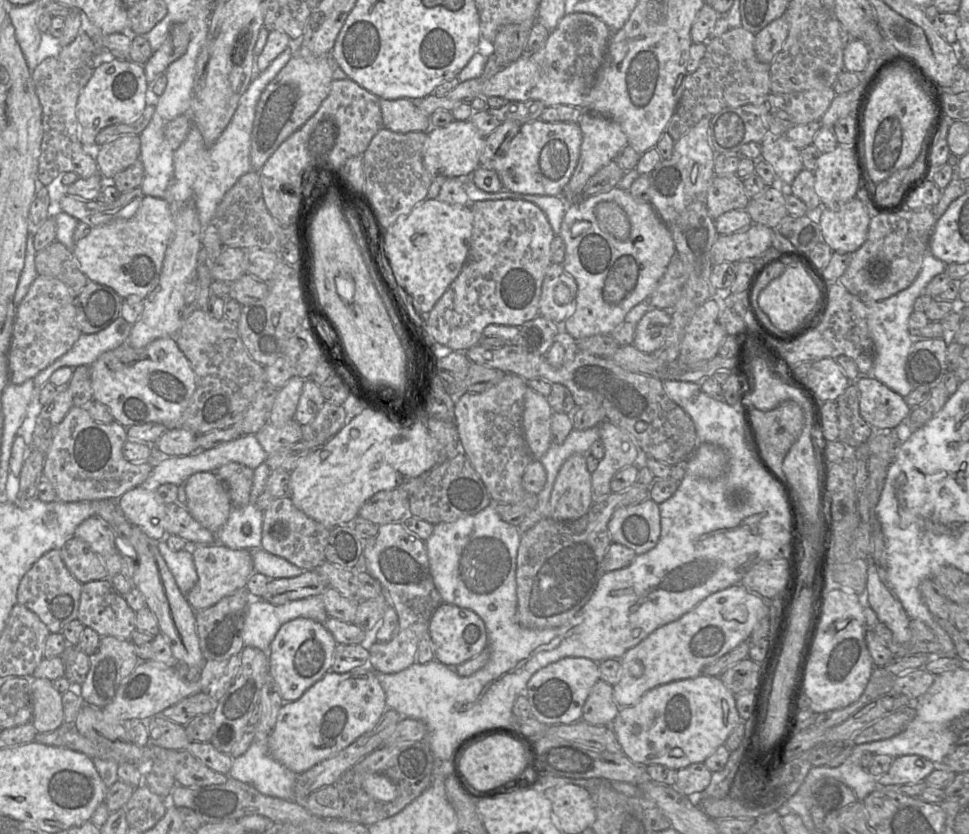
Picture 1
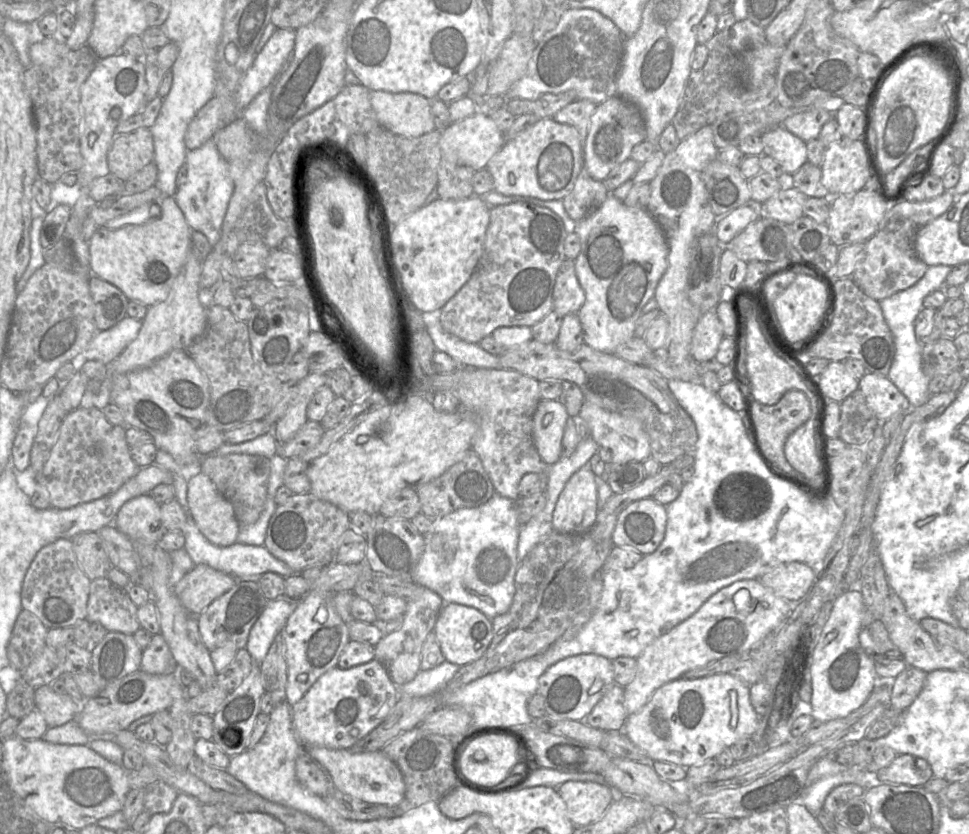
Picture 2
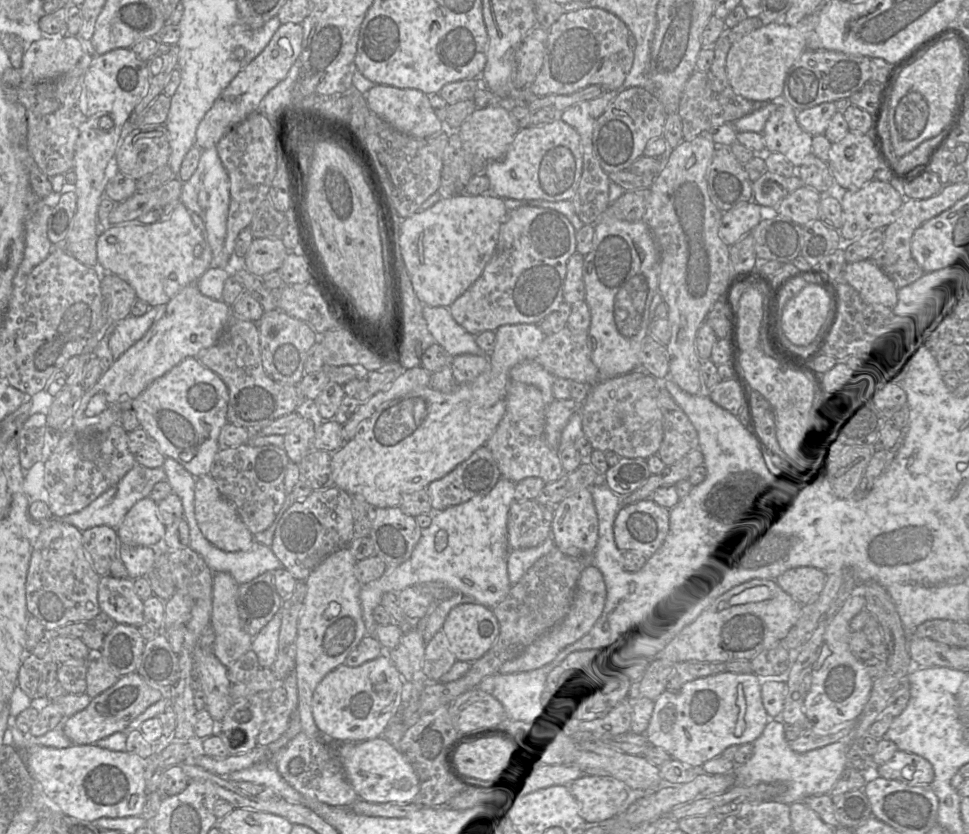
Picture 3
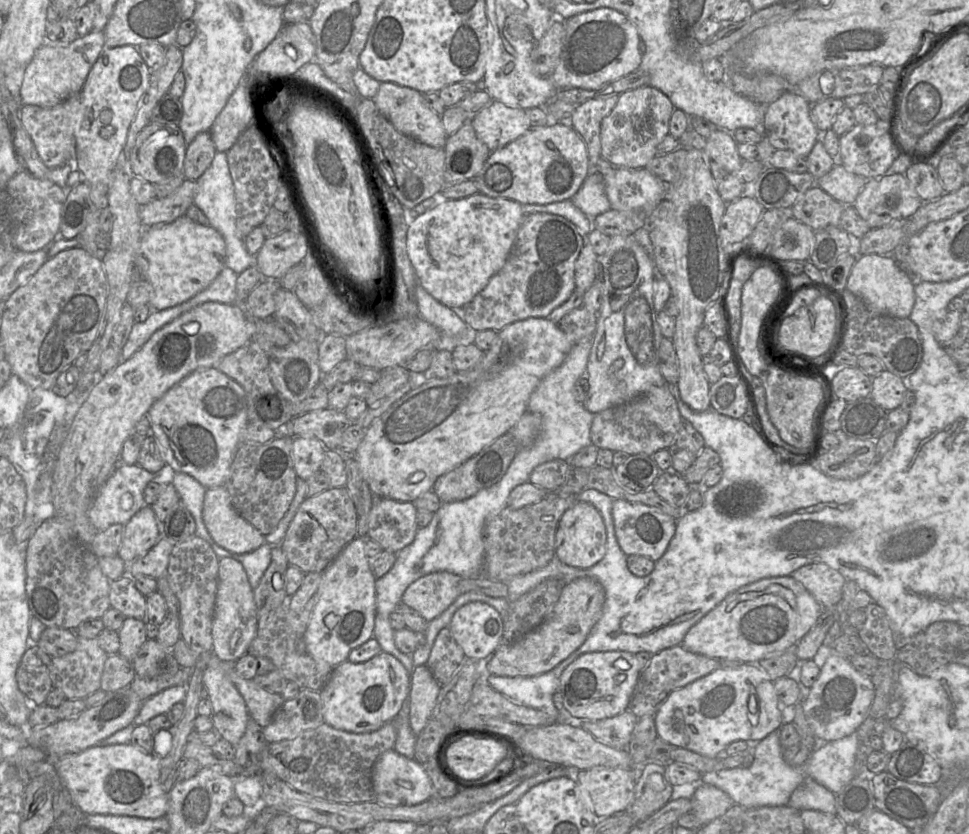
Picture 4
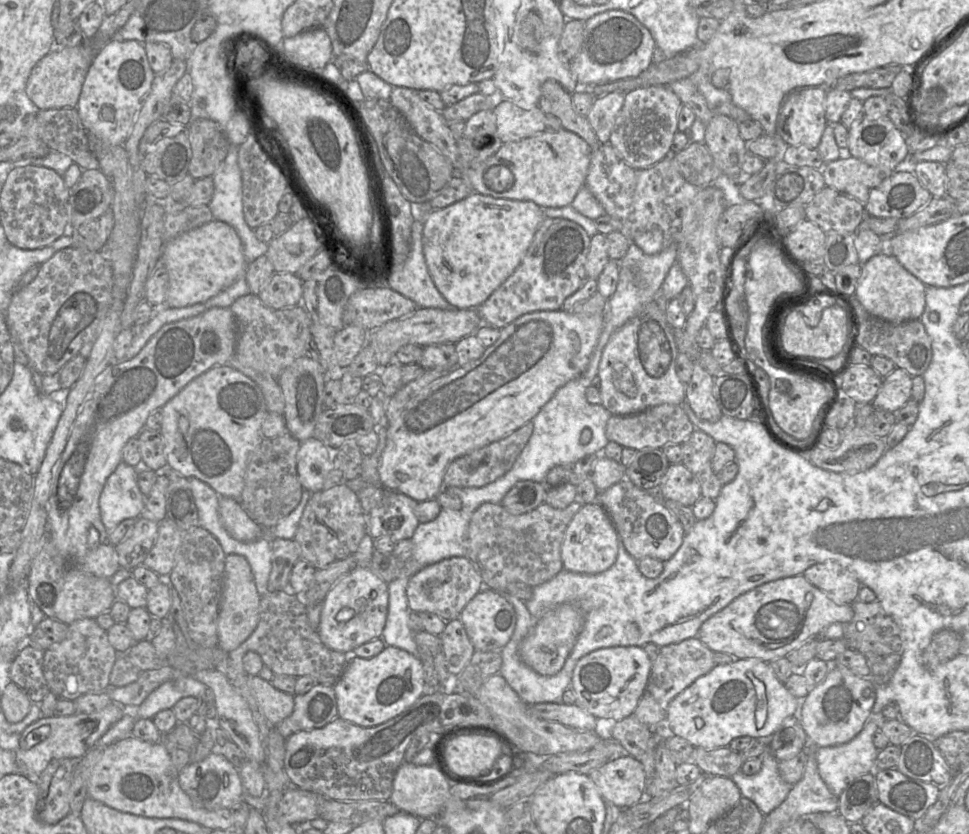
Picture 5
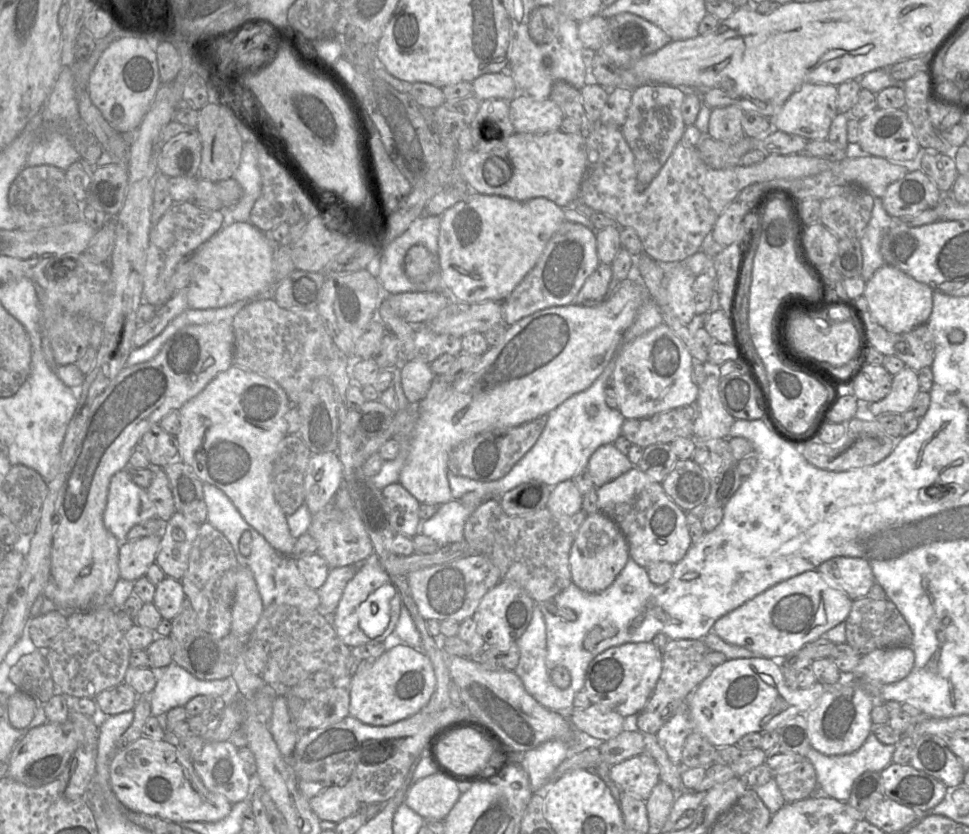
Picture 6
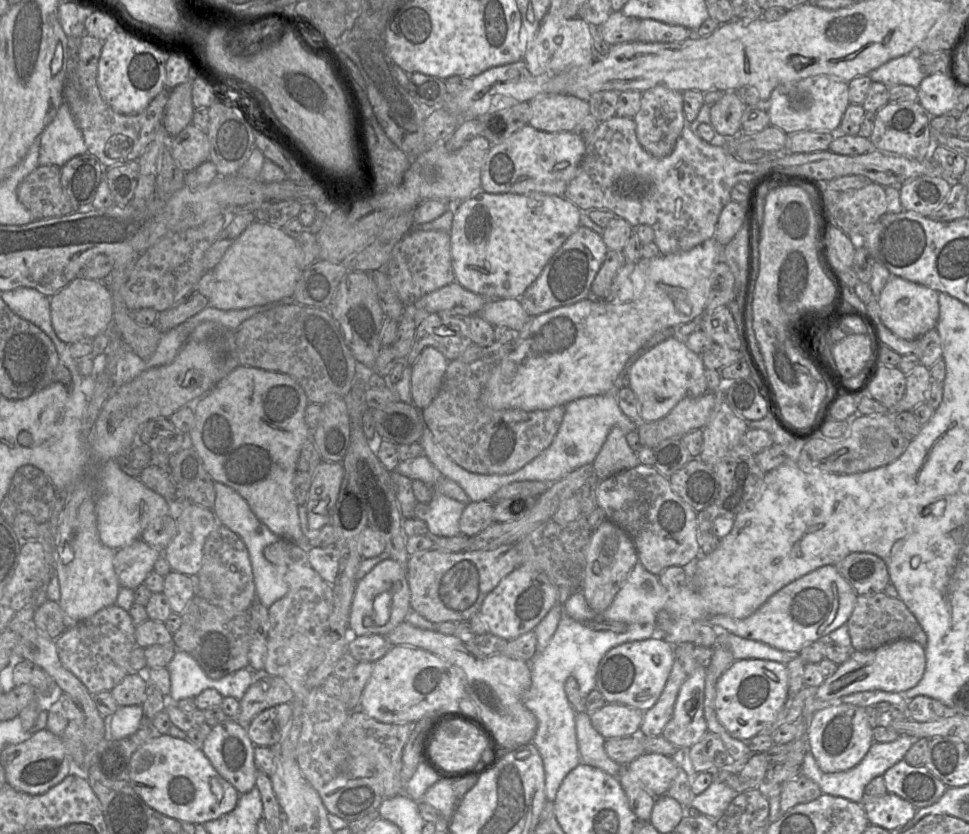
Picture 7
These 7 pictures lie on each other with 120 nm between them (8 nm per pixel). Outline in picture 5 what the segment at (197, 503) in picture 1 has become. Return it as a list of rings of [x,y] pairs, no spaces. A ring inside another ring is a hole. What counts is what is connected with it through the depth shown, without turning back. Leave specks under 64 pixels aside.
[[[220,496],[219,515],[228,534],[240,542],[251,542],[264,536],[264,529],[247,515],[235,499]]]

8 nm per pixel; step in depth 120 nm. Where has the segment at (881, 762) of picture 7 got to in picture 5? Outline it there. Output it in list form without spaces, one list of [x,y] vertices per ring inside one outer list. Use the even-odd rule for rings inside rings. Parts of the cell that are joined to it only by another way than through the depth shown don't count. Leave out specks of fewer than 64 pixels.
[[[869,716],[862,730],[849,742],[836,746],[816,748],[815,756],[819,775],[836,797],[839,797],[848,785],[858,777],[867,773],[874,773],[876,758],[880,751],[873,743],[873,737],[877,730],[877,725]]]

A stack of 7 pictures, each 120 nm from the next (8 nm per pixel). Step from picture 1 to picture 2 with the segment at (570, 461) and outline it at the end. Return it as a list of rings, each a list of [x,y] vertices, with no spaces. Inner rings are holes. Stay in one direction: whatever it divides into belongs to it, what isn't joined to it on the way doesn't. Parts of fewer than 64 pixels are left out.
[[[587,464],[571,476],[560,493],[552,515],[553,530],[569,534],[589,530],[596,521],[597,499],[596,476]]]

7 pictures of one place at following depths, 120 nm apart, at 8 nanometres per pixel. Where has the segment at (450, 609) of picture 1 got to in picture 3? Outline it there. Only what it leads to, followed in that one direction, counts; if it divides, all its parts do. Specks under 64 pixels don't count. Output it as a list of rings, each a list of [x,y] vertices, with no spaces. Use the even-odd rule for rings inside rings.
[[[464,603],[449,612],[442,631],[456,659],[473,663],[492,648],[499,636],[500,626],[491,608]]]

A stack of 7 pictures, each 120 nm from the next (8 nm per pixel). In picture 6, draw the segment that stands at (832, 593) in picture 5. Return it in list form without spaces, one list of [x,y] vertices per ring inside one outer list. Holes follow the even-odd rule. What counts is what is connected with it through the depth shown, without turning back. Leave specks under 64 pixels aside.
[[[833,557],[820,564],[817,571],[853,601],[866,597],[876,582],[871,566],[862,558]]]

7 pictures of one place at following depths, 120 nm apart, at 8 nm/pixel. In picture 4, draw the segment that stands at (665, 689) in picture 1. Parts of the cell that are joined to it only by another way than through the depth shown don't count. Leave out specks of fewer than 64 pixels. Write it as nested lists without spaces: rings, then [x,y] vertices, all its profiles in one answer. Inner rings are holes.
[[[742,664],[737,668],[718,668],[673,691],[660,705],[654,716],[658,737],[673,746],[710,758],[723,756],[726,747],[734,741],[761,741],[783,725],[782,706],[773,682],[757,664]]]

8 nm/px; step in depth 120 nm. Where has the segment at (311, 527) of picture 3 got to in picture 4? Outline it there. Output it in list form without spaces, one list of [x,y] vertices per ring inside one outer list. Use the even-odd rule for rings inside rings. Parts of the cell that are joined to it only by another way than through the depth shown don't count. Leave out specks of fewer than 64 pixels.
[[[345,486],[330,488],[302,502],[280,547],[289,565],[299,567],[304,573],[322,573],[343,548],[357,537],[357,525],[357,511],[348,489]]]

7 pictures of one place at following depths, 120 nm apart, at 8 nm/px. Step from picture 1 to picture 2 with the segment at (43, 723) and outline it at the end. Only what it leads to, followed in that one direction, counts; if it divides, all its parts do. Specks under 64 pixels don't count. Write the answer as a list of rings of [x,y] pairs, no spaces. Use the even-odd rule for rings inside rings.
[[[50,685],[35,689],[35,703],[36,709],[42,713],[48,728],[75,720],[80,711],[80,705],[68,694],[57,694]]]

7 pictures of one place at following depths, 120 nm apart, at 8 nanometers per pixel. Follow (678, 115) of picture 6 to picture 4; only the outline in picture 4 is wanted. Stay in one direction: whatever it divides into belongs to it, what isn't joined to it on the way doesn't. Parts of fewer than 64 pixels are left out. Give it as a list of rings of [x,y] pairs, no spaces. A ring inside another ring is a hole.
[[[650,85],[621,93],[614,108],[601,121],[601,156],[614,166],[644,168],[657,155],[657,146],[669,133],[669,120],[674,109],[668,96]]]

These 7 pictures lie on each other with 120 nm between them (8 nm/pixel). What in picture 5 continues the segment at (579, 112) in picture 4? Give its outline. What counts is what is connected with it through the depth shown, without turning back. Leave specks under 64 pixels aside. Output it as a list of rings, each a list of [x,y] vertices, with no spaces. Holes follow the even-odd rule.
[[[614,91],[595,98],[586,115],[600,143],[609,142],[616,118],[624,104],[625,93]]]

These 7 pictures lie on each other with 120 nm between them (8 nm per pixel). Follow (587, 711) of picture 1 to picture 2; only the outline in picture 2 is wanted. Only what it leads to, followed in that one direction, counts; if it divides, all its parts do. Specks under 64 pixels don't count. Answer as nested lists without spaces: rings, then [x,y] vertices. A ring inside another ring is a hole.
[[[613,684],[585,718],[585,723],[605,732],[622,732],[628,716],[624,707],[624,687]]]

